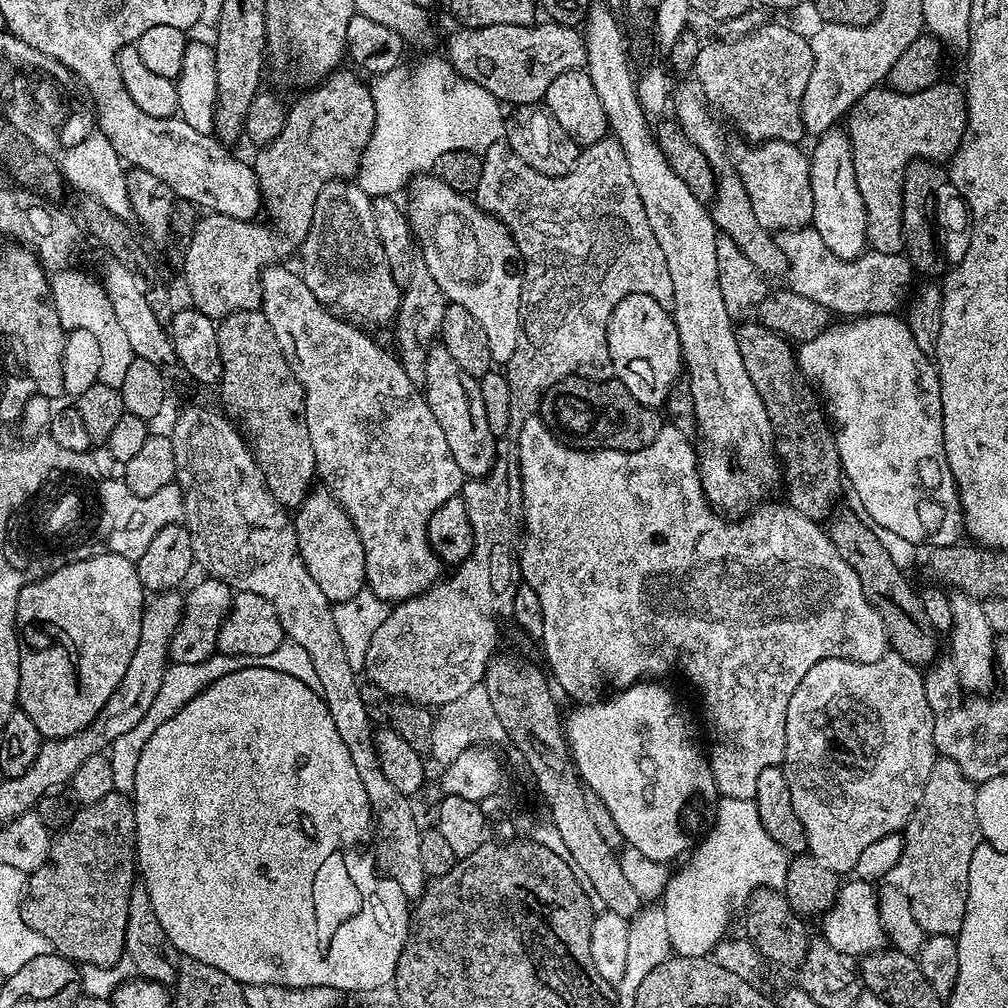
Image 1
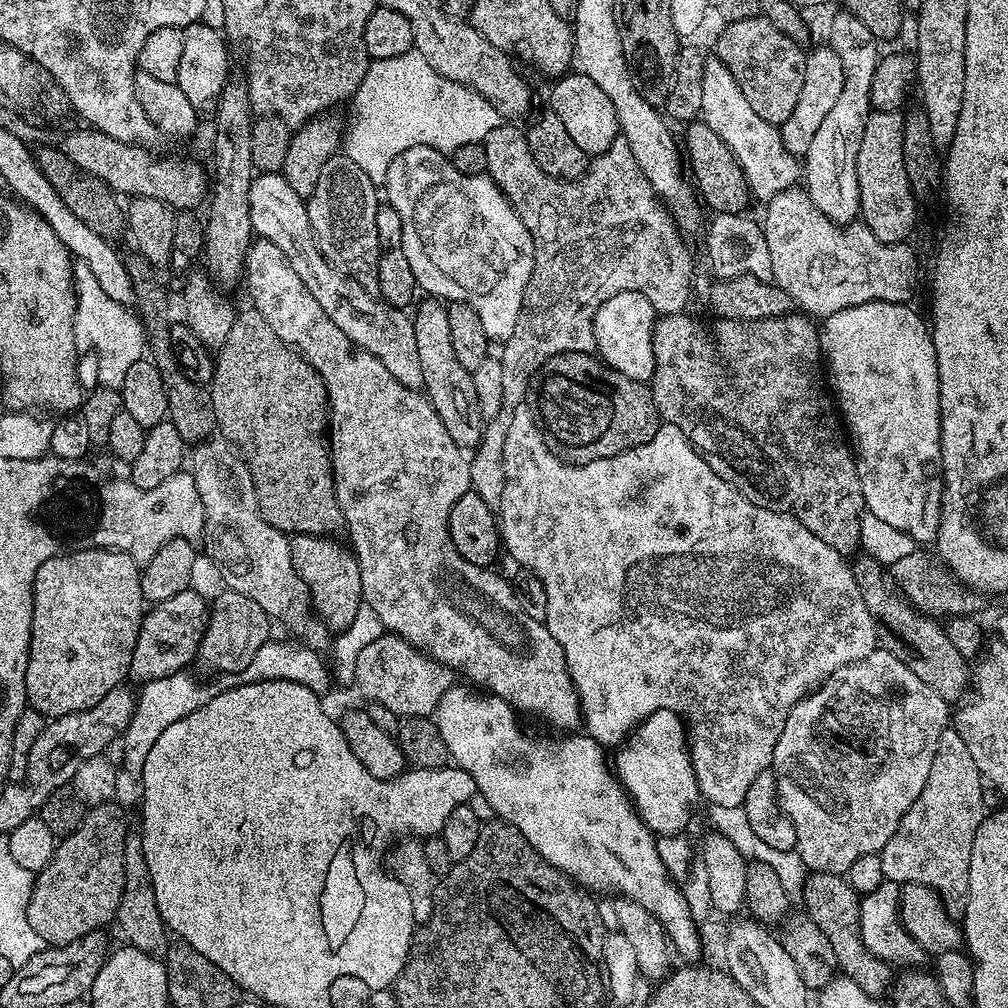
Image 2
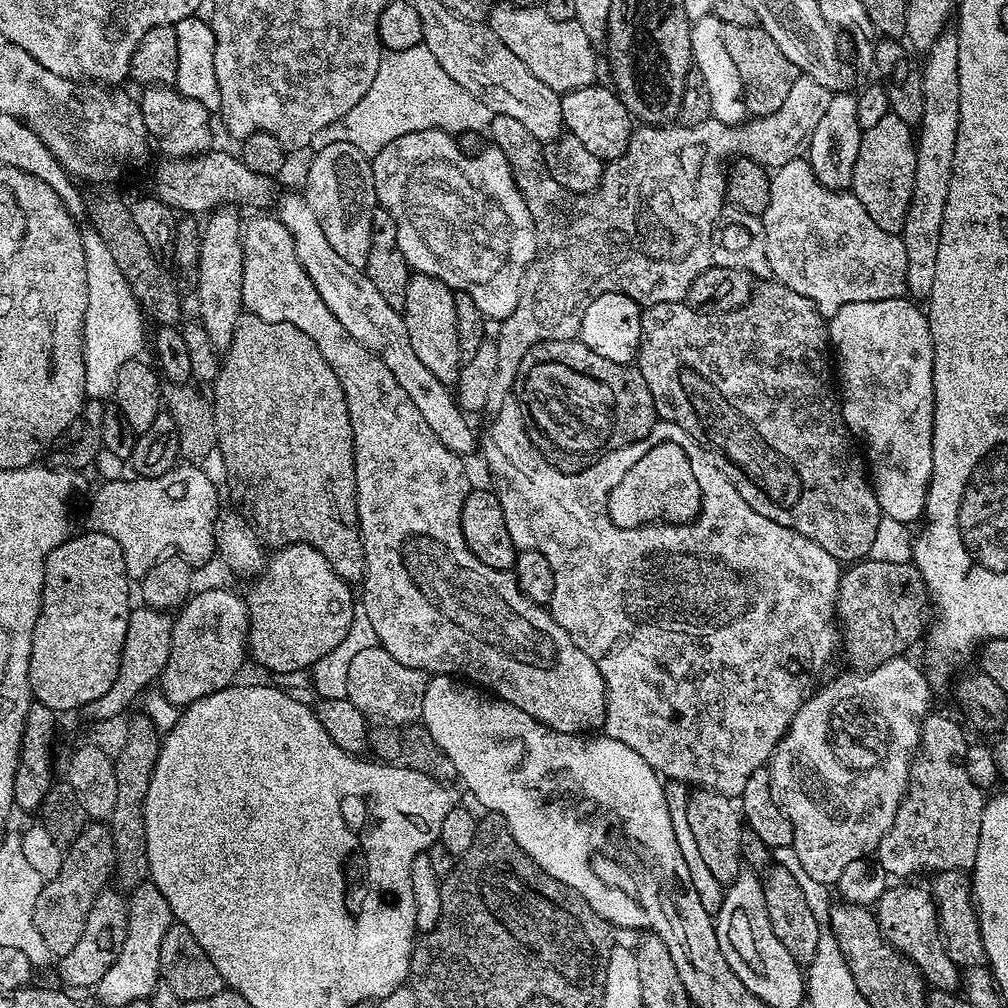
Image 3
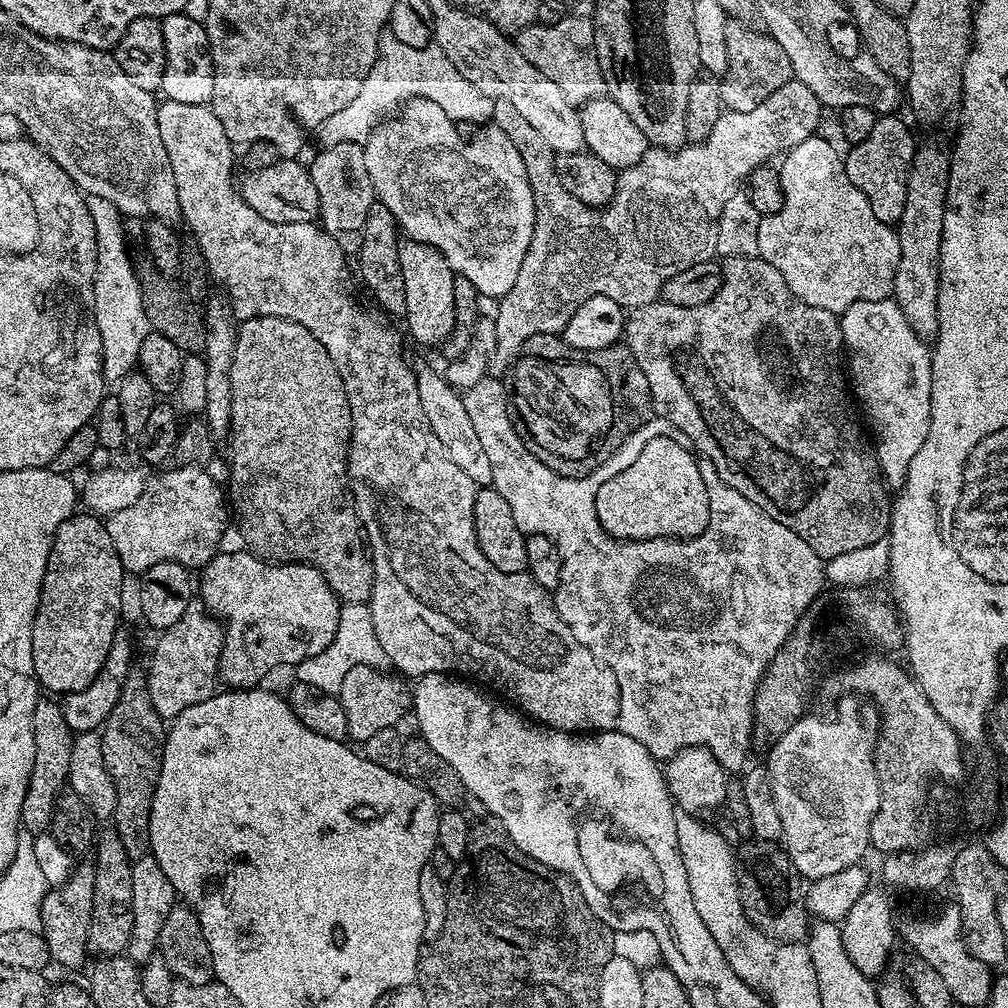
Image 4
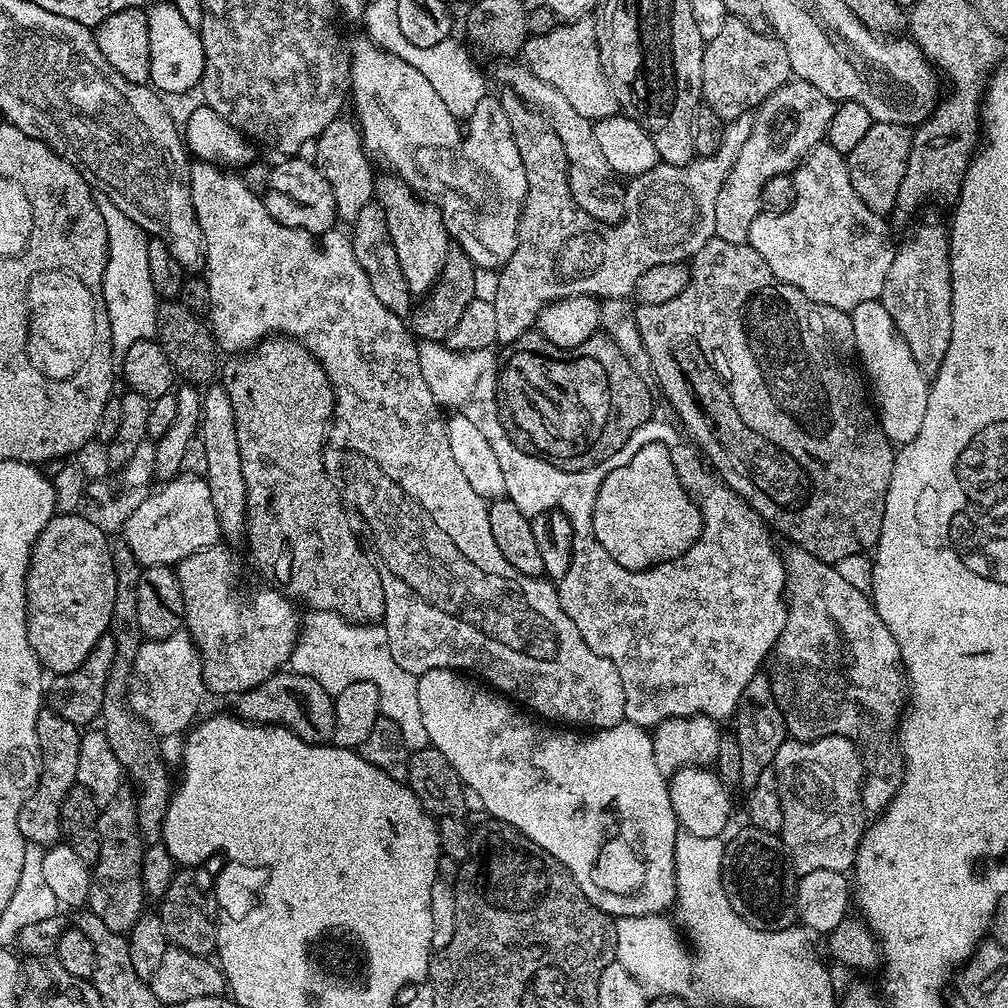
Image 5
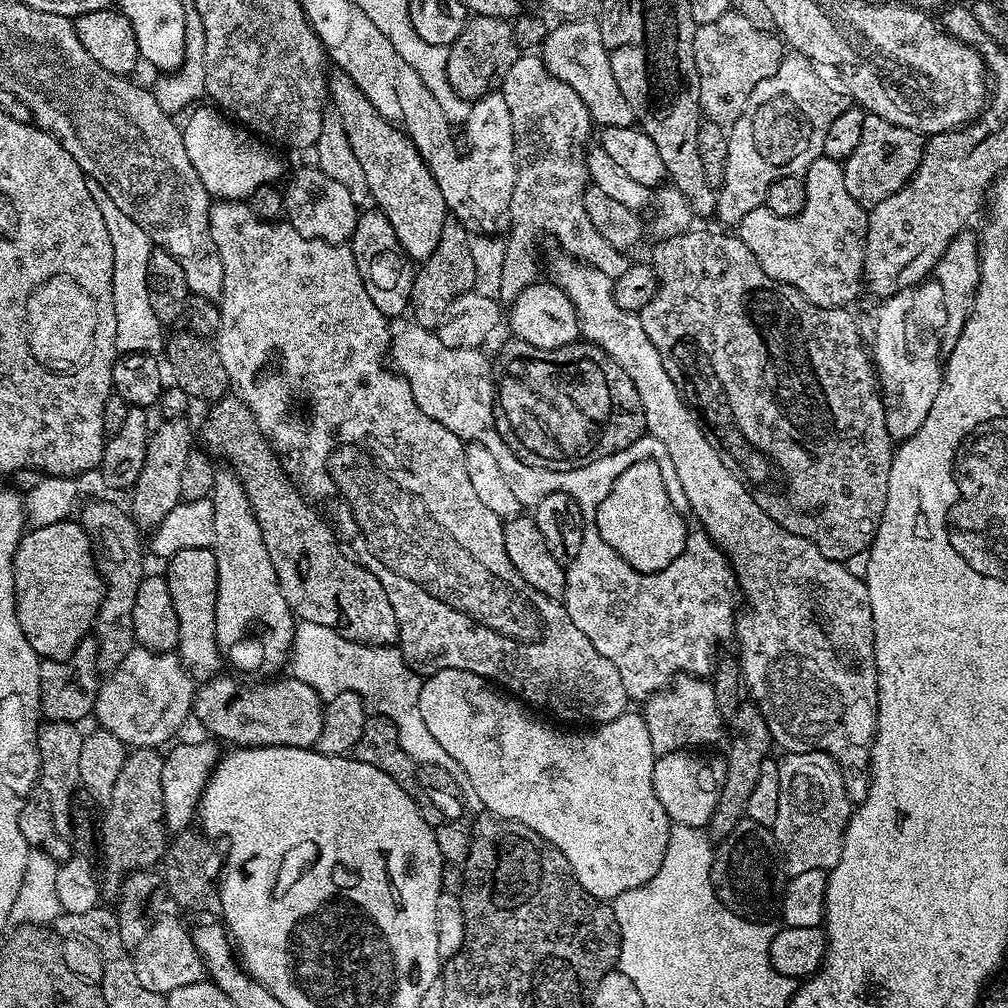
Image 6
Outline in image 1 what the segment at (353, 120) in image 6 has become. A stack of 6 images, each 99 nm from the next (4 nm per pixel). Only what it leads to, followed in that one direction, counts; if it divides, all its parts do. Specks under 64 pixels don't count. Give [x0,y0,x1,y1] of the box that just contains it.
[422,342,498,478]

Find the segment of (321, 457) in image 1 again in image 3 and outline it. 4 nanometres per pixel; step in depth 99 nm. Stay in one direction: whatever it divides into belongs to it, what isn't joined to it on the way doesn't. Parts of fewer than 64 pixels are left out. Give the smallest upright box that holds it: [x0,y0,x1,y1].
[242,215,608,734]

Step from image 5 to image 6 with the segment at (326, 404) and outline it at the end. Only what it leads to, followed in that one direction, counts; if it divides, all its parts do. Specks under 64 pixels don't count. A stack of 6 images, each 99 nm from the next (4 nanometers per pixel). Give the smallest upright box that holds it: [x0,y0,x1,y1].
[204,394,400,645]

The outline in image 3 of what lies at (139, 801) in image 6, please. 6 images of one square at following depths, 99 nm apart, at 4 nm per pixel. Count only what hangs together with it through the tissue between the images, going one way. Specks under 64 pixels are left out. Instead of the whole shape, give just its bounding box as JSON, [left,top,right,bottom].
[59,886,128,989]

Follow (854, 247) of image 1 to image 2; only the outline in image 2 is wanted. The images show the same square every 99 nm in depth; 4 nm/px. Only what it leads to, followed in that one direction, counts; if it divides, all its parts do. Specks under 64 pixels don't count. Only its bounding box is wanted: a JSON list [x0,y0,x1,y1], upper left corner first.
[802,10,882,226]

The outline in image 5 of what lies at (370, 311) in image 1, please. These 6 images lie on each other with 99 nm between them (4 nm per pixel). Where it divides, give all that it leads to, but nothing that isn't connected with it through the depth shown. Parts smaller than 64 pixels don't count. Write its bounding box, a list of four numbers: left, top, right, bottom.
[316,118,374,222]

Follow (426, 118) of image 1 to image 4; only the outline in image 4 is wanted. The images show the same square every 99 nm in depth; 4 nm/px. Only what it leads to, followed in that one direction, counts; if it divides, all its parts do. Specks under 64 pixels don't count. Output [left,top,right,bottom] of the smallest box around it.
[317,30,494,148]

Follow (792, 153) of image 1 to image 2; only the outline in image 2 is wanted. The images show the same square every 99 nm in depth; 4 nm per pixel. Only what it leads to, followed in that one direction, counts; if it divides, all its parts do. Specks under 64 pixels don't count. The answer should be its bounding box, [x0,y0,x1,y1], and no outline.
[702,54,802,202]

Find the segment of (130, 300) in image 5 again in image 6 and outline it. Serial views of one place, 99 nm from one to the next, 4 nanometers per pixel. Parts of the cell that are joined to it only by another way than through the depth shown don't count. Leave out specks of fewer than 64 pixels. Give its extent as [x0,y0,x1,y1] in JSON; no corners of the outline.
[88,180,166,354]

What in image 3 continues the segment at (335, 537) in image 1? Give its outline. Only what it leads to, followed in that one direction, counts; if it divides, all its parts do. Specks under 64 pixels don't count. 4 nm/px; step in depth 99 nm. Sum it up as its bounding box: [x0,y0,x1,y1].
[246,544,358,672]

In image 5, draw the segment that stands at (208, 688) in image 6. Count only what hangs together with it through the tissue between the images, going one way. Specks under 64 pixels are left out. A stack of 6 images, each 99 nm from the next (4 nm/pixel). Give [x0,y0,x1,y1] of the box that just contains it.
[235,670,336,744]

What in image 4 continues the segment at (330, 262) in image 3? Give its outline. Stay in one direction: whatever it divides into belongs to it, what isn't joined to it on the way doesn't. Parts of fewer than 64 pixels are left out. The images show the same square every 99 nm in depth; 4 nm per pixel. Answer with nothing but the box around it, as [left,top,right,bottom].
[414,364,492,486]

